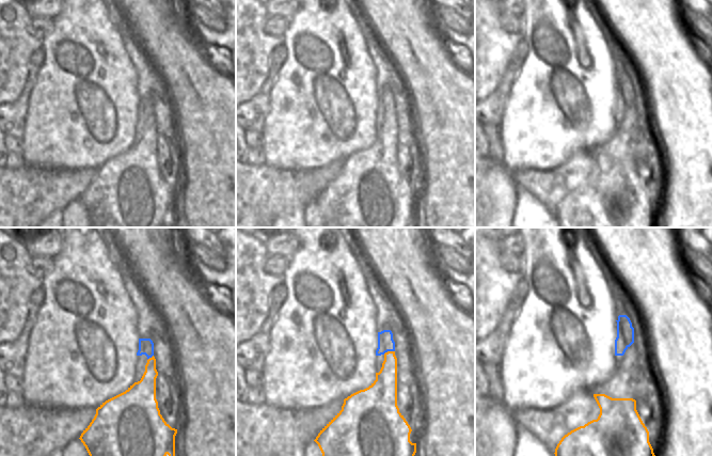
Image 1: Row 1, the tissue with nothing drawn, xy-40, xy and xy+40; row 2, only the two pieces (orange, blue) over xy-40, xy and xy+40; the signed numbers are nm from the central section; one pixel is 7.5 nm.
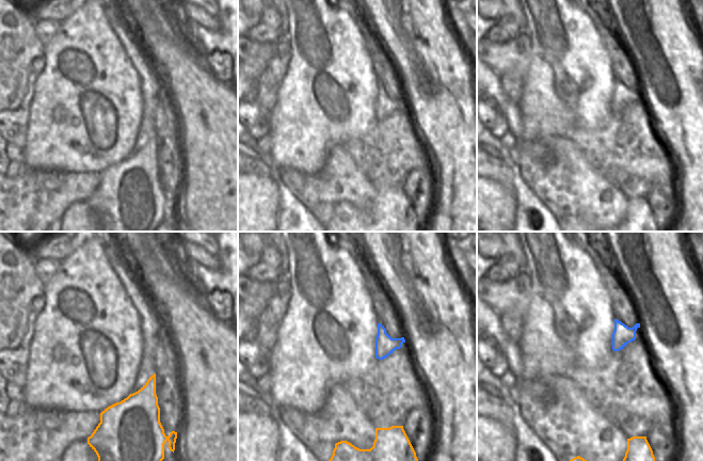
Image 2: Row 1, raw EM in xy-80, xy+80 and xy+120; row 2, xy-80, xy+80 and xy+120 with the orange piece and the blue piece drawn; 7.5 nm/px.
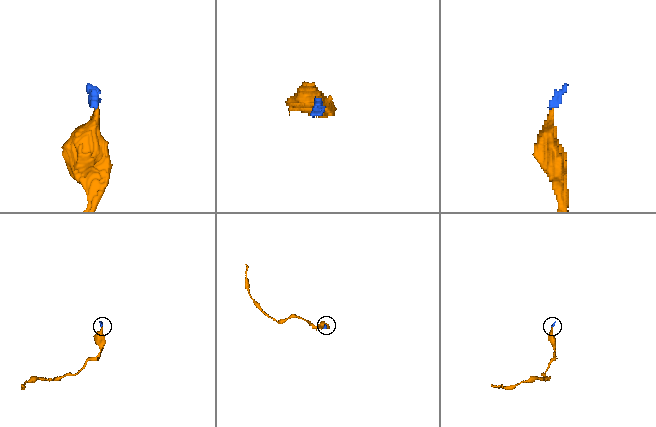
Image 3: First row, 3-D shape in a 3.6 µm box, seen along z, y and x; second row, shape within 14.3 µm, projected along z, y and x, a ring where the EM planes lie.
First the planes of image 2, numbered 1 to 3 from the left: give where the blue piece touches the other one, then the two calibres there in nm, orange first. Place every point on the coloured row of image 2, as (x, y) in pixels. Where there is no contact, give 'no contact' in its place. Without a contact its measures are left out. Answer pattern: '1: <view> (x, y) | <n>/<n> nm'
1: no contact
2: no contact
3: no contact

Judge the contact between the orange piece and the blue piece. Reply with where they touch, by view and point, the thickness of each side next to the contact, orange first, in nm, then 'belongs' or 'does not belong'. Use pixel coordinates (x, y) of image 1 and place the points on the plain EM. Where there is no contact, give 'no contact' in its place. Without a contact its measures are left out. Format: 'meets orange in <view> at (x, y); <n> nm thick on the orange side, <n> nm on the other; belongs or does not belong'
meets orange in xy at (389, 112); 180 nm thick on the orange side, 130 nm on the other; does not belong

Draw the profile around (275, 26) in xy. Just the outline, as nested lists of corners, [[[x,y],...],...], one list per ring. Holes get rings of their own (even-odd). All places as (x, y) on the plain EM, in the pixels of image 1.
[[[269,16],[265,21],[265,32],[276,37],[282,37],[289,23],[290,18]]]

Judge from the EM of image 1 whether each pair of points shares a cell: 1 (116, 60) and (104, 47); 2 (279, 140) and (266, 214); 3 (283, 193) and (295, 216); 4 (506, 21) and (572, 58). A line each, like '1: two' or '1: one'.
1: one
2: two
3: two
4: two

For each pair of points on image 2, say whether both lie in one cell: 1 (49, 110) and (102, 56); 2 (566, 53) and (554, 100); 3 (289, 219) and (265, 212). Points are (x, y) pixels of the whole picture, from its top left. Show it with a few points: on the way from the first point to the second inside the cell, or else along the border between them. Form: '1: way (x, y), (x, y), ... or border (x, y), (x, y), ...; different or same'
1: way (66, 106), (98, 73); same
2: way (561, 65), (553, 74), (552, 85), (554, 89); same
3: border (277, 190), (278, 208), (276, 220); different

